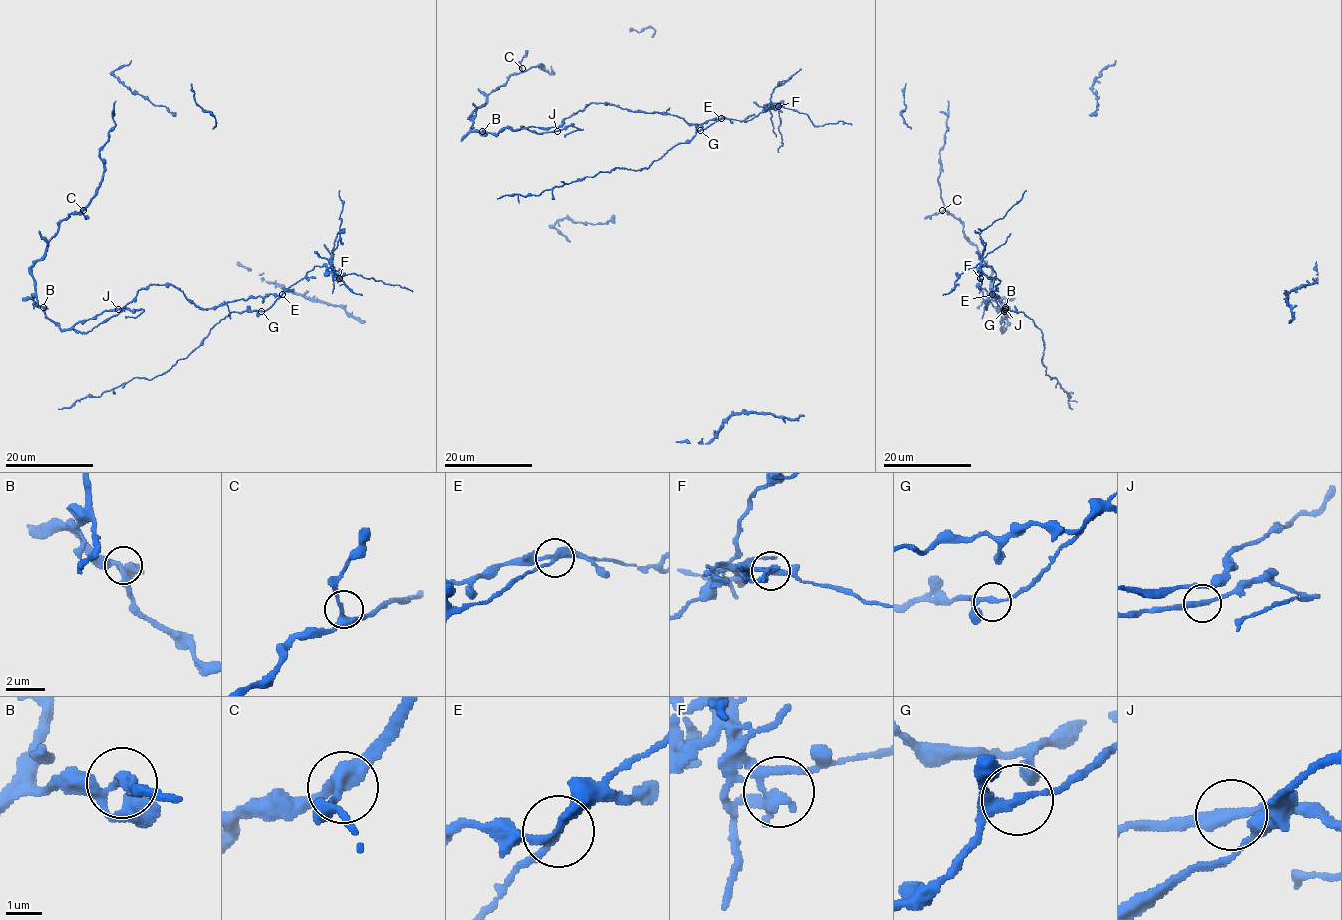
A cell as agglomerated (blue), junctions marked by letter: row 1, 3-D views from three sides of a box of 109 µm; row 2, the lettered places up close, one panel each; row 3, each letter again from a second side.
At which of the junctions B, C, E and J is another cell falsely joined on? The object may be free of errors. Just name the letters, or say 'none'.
E

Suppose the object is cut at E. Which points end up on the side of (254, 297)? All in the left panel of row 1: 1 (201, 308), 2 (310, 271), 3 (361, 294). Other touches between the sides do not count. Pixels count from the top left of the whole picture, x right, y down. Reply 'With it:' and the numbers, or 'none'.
With it: 1

